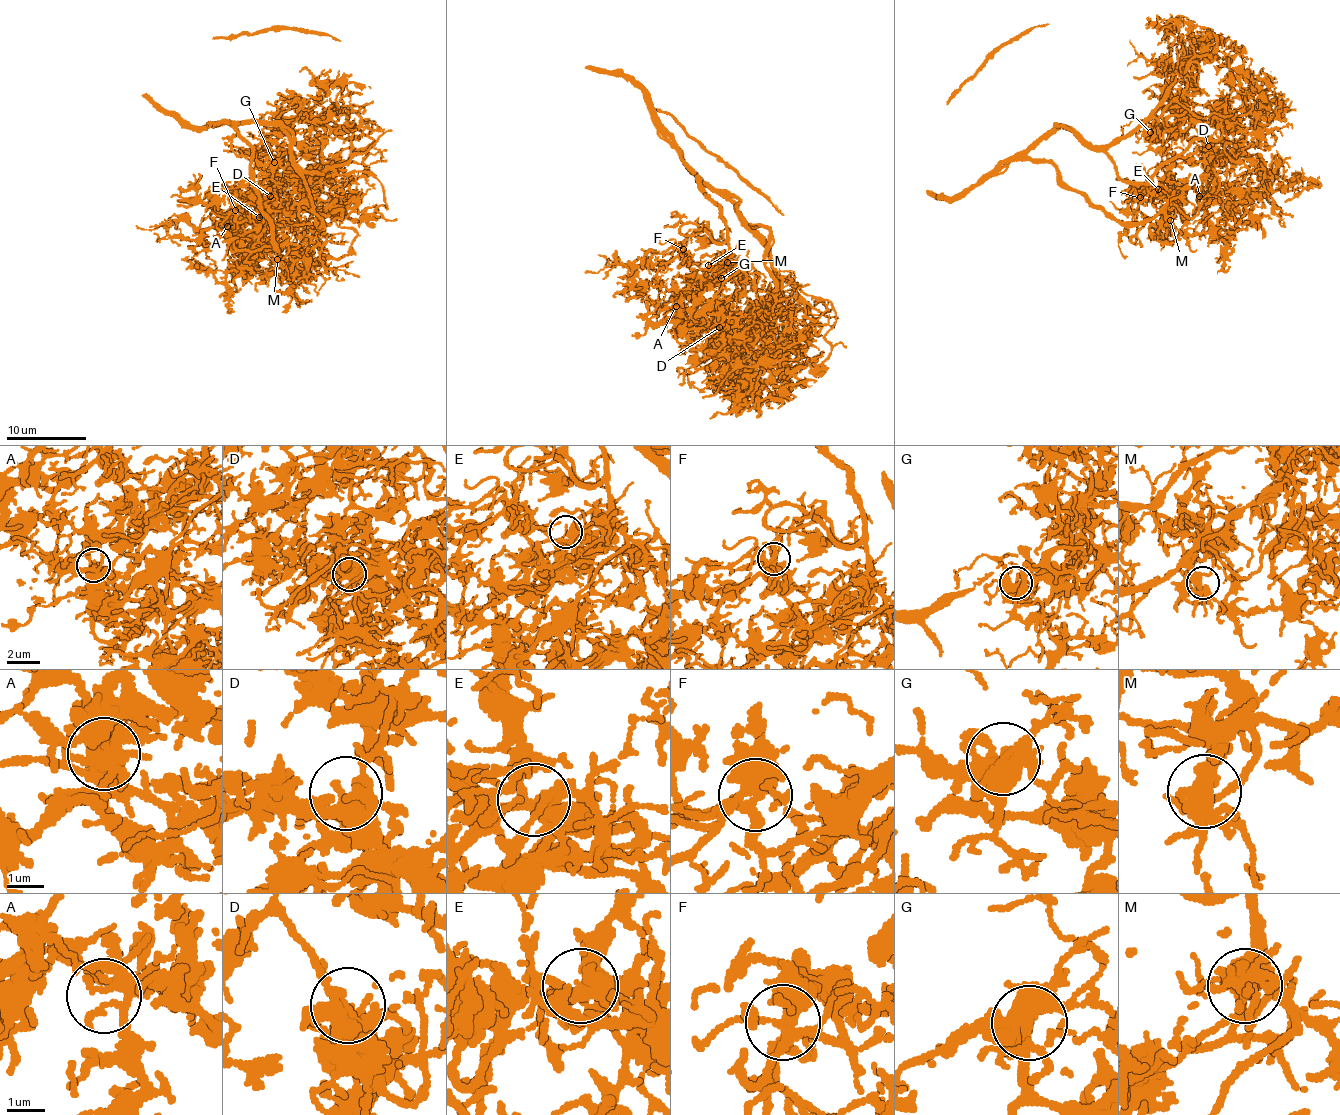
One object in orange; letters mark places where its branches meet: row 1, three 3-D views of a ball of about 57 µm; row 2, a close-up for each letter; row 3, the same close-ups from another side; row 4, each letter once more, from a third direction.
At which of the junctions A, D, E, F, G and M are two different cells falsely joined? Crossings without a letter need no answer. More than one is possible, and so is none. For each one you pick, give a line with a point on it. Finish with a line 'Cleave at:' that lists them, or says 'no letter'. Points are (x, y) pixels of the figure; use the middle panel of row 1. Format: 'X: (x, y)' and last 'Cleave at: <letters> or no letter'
Cleave at: no letter

